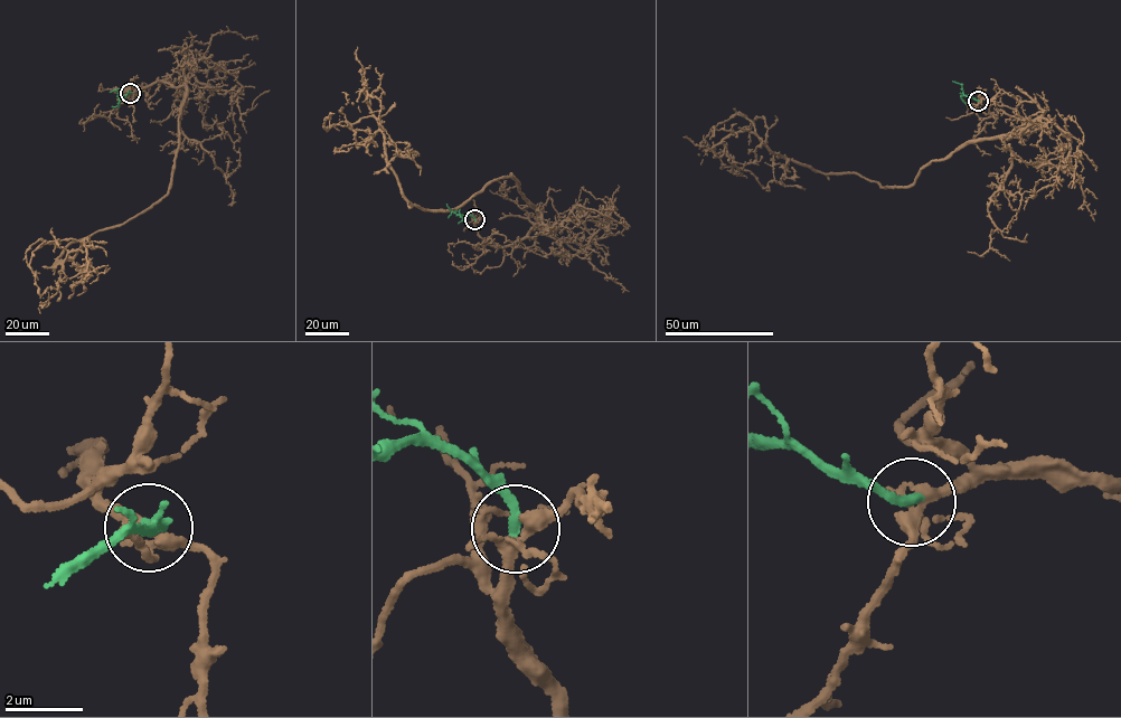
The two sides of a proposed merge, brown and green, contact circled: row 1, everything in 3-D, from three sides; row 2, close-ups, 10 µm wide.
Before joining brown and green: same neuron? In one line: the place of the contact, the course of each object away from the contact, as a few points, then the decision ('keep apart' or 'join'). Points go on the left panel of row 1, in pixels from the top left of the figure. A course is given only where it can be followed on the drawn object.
at (130, 93); brown runs (130, 93), (160, 82), (188, 91), (167, 194), (69, 243), (65, 261), (78, 241), (33, 252), (40, 313); green runs (130, 93), (119, 97), (116, 90); join

